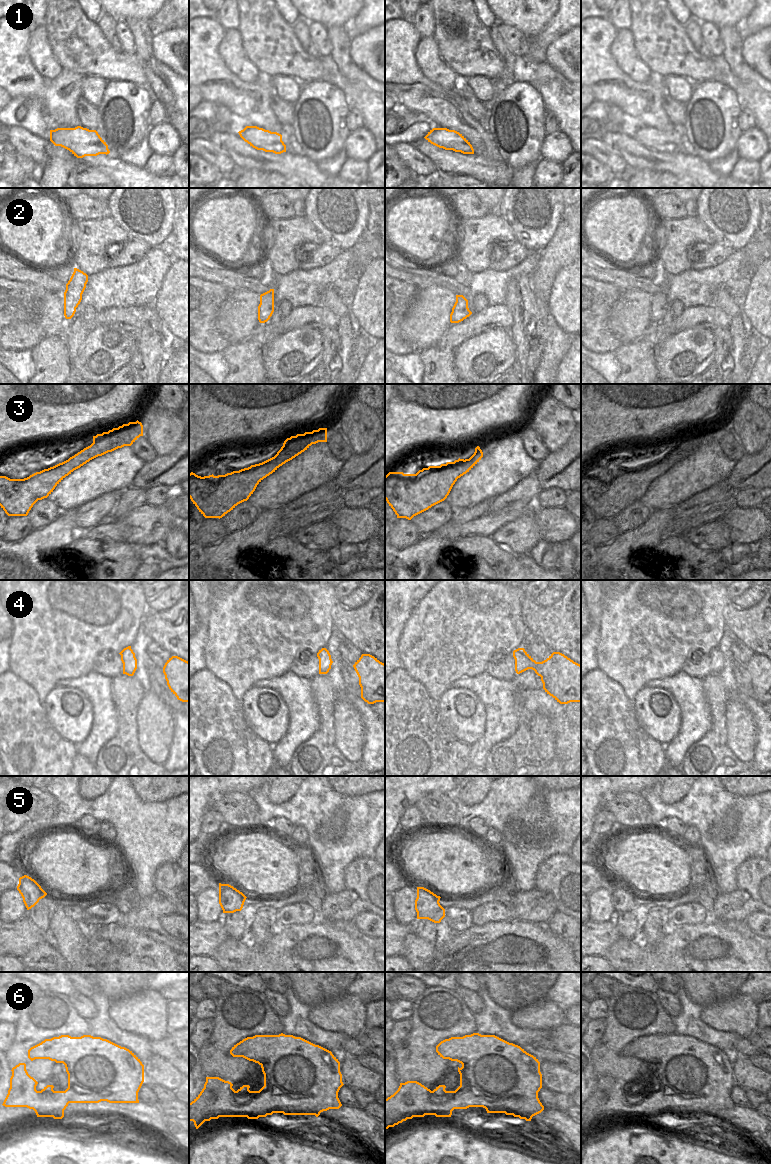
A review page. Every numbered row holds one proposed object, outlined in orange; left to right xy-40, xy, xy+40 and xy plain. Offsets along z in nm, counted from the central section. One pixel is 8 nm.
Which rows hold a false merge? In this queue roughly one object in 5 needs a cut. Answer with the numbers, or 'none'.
none

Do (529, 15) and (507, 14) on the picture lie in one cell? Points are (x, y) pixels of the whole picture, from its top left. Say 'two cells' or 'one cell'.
one cell

